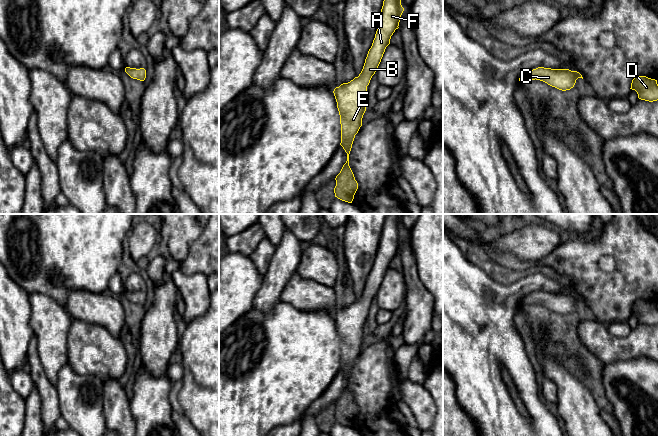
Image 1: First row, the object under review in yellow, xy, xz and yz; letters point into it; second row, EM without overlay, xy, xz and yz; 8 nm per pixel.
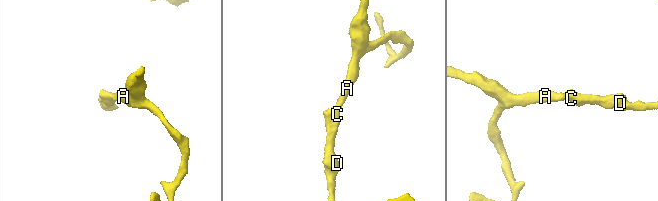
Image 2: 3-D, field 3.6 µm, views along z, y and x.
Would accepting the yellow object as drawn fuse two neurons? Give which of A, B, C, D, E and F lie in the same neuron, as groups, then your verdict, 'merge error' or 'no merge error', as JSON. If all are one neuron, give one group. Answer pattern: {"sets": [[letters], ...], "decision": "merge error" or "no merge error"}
{"sets": [["A", "B", "C", "D", "E", "F"]], "decision": "no merge error"}

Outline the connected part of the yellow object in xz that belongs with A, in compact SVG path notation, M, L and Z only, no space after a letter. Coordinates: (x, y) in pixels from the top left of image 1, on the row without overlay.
M388 214L383 225L375 262L361 297L358 301L348 307L341 308L333 315L340 339L340 369L347 377L347 385L335 402L334 417L335 421L348 427L352 427L358 413L358 407L349 390L349 378L355 359L362 350L362 342L366 335L367 310L381 286L386 271L390 268L391 260L399 252L403 235L400 214Z

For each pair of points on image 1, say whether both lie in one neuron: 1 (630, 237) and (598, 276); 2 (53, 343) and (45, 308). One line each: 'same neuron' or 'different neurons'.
1: same neuron
2: same neuron

